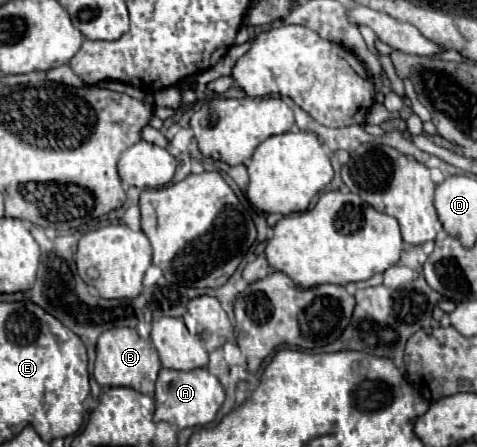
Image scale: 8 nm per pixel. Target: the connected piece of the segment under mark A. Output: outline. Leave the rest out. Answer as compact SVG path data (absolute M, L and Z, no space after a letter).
M162 369L156 381L156 421L166 421L176 429L184 427L200 427L214 421L218 409L224 403L224 389L220 381L208 373L206 369L194 369L194 371L172 371Z

